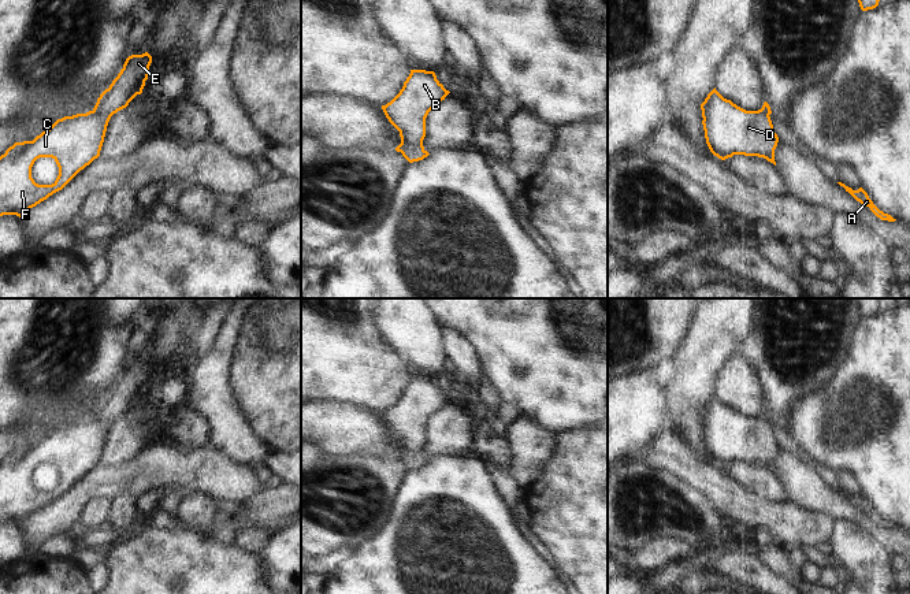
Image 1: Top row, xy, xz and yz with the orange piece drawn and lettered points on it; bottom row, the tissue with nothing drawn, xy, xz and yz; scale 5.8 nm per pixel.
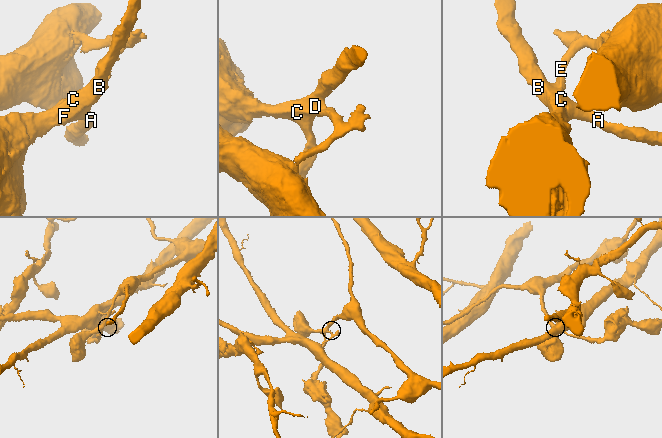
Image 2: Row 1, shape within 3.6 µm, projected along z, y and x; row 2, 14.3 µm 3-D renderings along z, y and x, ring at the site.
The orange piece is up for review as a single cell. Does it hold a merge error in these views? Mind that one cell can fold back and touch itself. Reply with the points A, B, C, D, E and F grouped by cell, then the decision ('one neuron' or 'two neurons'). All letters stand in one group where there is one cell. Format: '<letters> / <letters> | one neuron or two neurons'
A B C D F / E | two neurons

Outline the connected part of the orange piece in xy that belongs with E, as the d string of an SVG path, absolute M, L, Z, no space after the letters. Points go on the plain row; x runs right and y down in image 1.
M148 359L129 363L118 383L97 405L93 417L111 424L126 415L137 401L142 400L151 370L152 363Z

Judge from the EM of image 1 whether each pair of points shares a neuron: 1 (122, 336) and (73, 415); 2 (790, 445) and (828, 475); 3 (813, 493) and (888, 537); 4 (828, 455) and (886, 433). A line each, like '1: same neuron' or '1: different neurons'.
1: different neurons
2: same neuron
3: same neuron
4: same neuron

